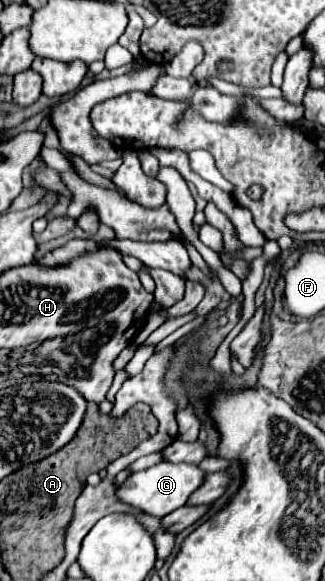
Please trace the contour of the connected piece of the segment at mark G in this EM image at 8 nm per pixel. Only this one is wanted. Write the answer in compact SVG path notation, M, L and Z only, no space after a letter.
M160 462L152 468L146 468L142 472L130 474L126 482L116 490L118 500L152 514L156 518L162 518L178 508L182 508L188 500L188 496L202 484L204 472L198 470L194 464L170 464L170 462Z

